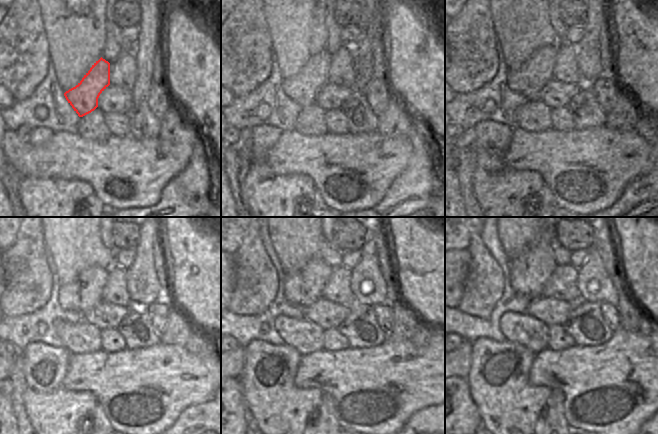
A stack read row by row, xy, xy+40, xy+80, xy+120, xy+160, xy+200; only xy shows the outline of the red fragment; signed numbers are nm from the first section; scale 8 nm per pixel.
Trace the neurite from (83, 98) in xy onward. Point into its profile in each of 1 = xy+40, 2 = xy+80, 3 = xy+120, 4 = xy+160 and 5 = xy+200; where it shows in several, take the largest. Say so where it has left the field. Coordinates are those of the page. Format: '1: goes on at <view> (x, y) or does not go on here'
1: goes on at xy+40 (302, 88)
2: goes on at xy+80 (529, 80)
3: goes on at xy+120 (81, 296)
4: goes on at xy+160 (304, 288)
5: goes on at xy+200 (528, 273)

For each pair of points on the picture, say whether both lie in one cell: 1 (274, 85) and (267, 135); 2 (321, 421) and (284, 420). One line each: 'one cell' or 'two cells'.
1: two cells
2: two cells

